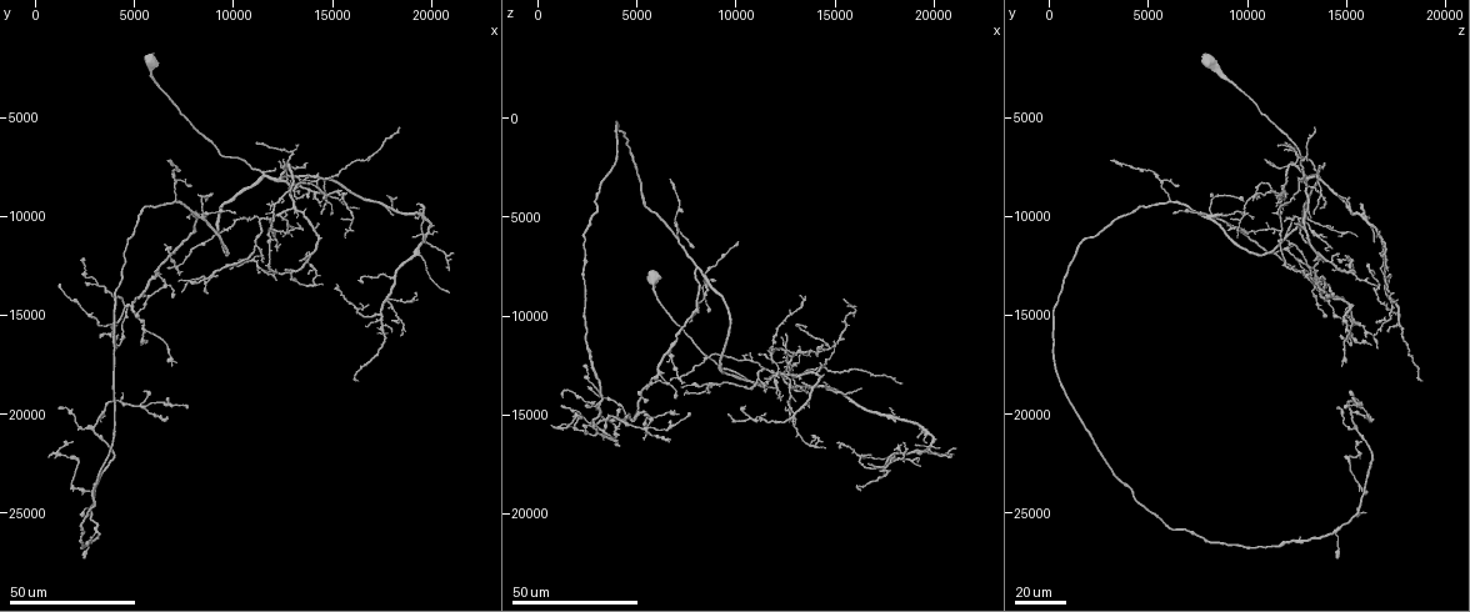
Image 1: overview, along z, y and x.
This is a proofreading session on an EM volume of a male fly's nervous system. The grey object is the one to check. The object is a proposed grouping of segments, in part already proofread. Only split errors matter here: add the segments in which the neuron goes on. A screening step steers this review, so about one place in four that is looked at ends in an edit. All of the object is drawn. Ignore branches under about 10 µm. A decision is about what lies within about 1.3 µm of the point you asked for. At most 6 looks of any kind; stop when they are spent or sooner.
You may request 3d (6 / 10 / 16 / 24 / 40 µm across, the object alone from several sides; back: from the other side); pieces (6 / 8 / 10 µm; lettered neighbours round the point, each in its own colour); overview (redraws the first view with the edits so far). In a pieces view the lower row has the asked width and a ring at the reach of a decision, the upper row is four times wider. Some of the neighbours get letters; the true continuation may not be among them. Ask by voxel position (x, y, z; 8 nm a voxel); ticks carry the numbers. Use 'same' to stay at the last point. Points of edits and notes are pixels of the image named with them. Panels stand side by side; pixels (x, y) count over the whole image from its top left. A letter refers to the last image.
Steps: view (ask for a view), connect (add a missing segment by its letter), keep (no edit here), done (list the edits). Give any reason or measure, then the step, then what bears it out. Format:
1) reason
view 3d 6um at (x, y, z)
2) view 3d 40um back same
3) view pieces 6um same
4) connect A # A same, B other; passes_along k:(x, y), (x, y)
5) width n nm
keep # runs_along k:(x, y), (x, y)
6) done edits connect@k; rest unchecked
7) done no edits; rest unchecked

an open end
view 3d 40um at (6700, 12600, 13300)

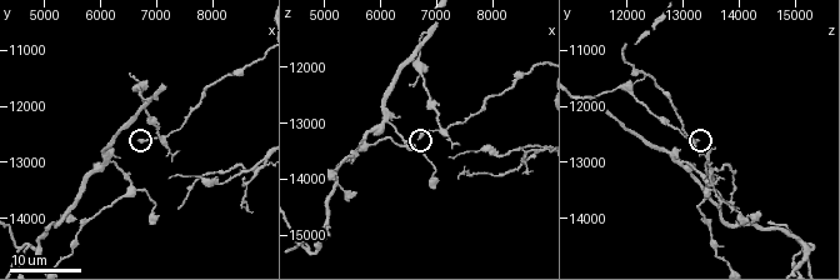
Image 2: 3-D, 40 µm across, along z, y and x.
view pieces 10um at (6700, 12650, 13200)

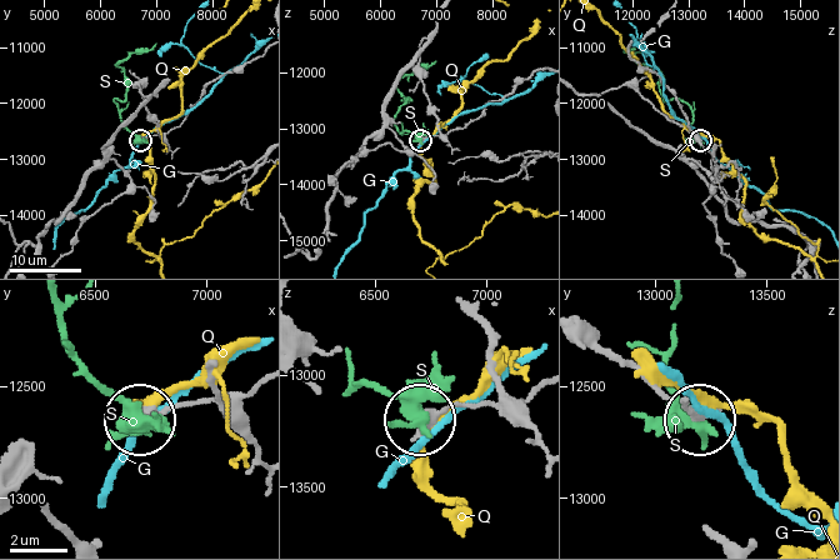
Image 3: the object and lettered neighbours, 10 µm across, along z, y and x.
keep # G other, Q other, S other; no lettered segment goes on from it

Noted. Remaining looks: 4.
branch stops here
view 3d 40um at (13700, 12000, 14700)

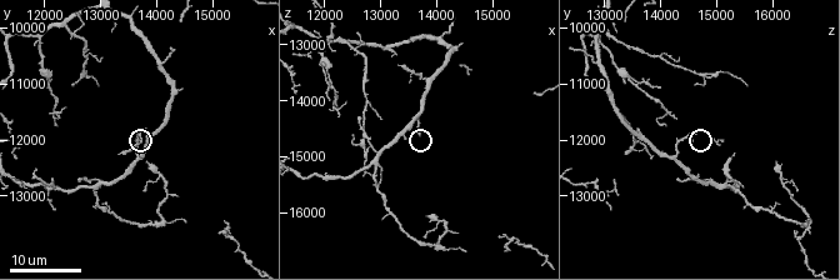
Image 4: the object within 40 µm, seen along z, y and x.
view pieces 8um at (13700, 11850, 14600)

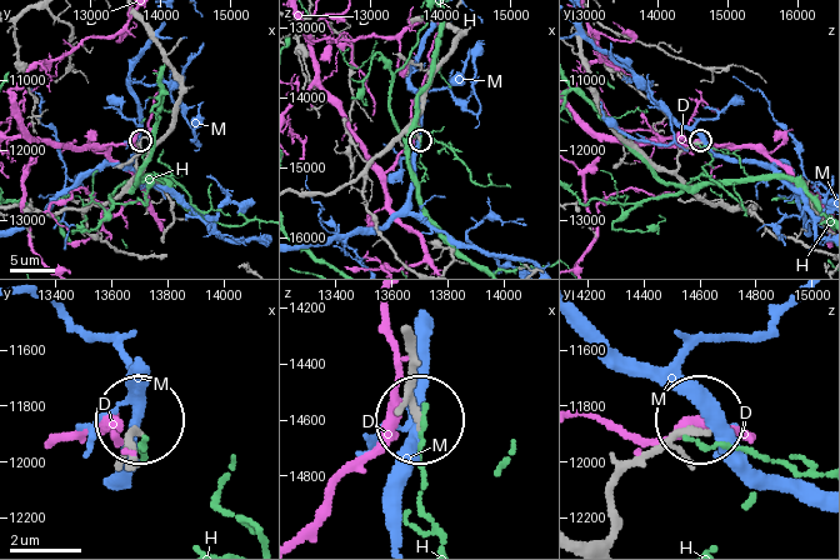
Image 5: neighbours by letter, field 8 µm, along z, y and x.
keep # D other, H other, M other; runs_along 5:(606, 535), (619, 481), (696, 430); no lettered segment goes on from it

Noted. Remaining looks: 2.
long arm stops here
view 3d 24um at (10000, 9700, 6300)

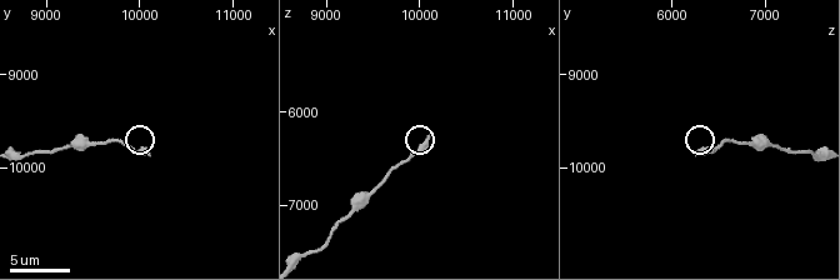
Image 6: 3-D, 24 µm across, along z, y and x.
see the neighbours
view pieces 10um at (10100, 9850, 6250)

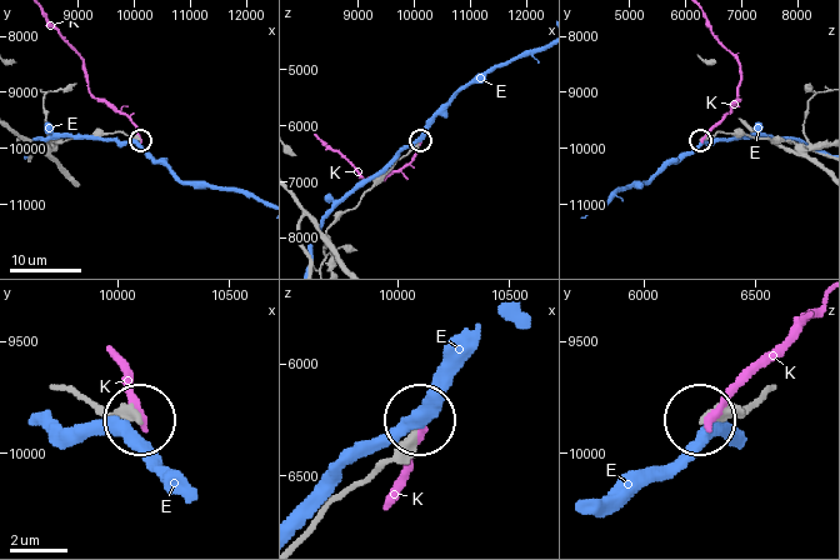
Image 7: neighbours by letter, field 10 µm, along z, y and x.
keep # E other, K other; runs_along 7:(770, 389), (741, 413), (701, 420); no lettered segment goes on from it

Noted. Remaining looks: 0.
done no edits; rest unchecked

